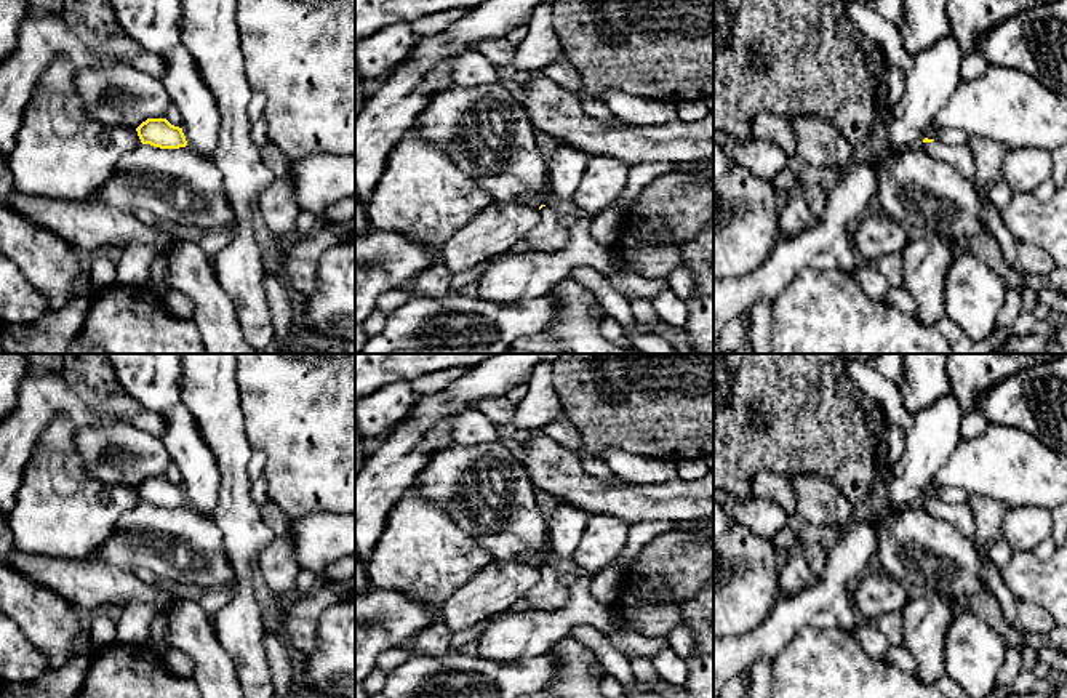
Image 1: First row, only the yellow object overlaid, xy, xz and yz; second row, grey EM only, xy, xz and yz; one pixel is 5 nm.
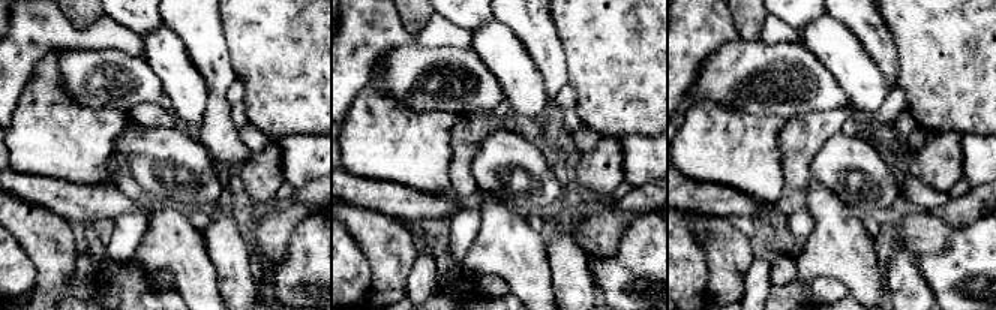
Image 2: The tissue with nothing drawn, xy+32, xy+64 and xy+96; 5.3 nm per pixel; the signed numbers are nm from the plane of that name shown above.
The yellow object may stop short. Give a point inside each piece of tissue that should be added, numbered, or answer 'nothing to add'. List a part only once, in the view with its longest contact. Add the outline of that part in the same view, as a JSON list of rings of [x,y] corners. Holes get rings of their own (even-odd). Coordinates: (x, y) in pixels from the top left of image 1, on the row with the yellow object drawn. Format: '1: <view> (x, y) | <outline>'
1: yz (959, 156) | [[[939,141],[925,142],[923,150],[941,162],[950,163],[961,176],[973,181],[974,158],[966,144],[944,144]]]

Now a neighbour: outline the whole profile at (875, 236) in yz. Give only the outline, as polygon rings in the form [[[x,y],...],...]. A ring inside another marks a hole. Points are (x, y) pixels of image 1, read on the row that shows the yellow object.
[[[865,213],[853,232],[856,253],[870,263],[891,253],[902,253],[909,242],[905,229],[886,215]]]

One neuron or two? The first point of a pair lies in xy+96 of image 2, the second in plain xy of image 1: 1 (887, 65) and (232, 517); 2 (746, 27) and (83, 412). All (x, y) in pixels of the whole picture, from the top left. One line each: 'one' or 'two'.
1: one
2: two

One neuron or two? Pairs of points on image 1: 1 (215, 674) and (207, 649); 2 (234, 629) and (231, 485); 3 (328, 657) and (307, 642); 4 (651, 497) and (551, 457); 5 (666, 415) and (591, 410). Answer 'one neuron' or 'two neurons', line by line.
1: one neuron
2: one neuron
3: two neurons
4: one neuron
5: one neuron

